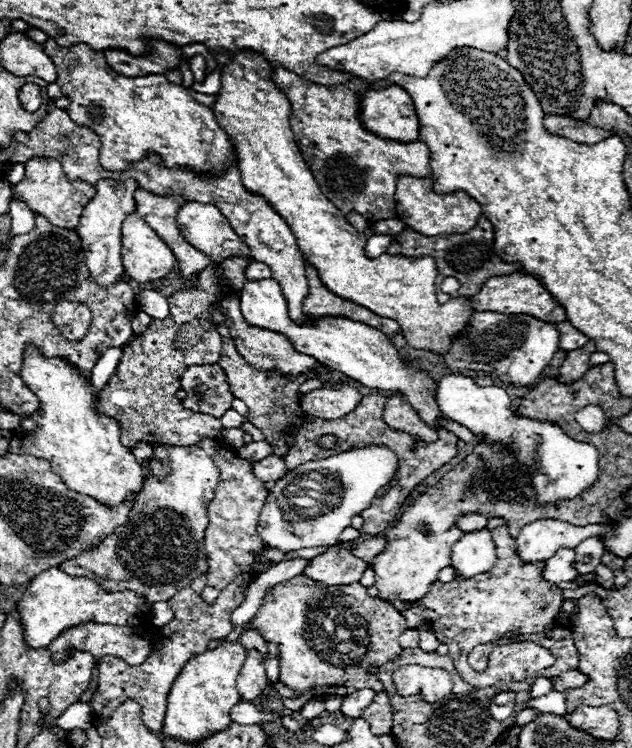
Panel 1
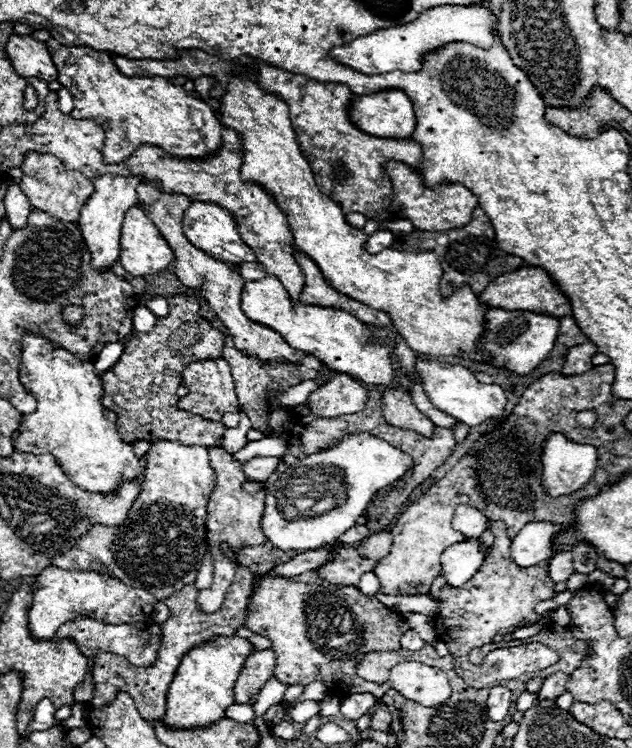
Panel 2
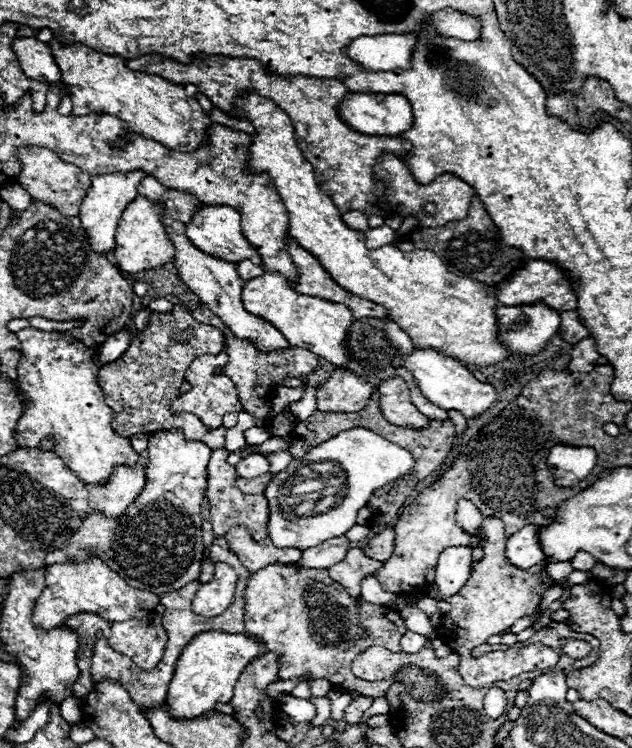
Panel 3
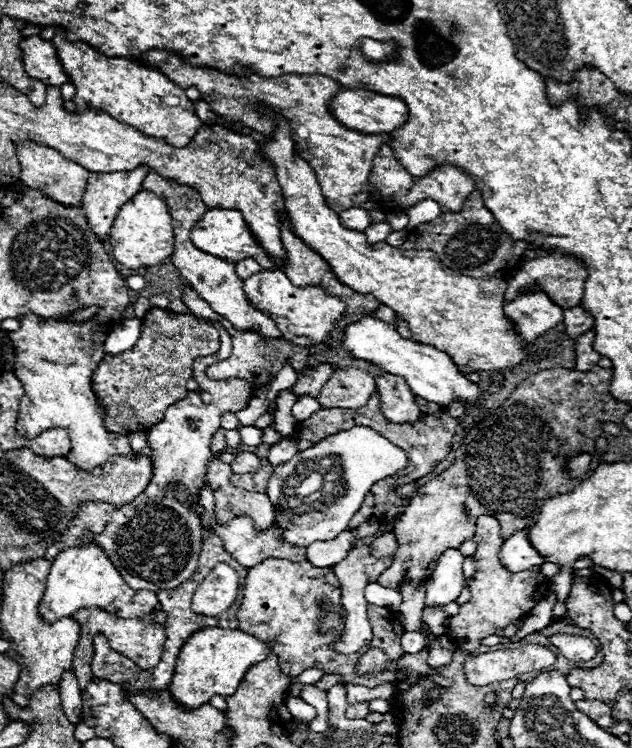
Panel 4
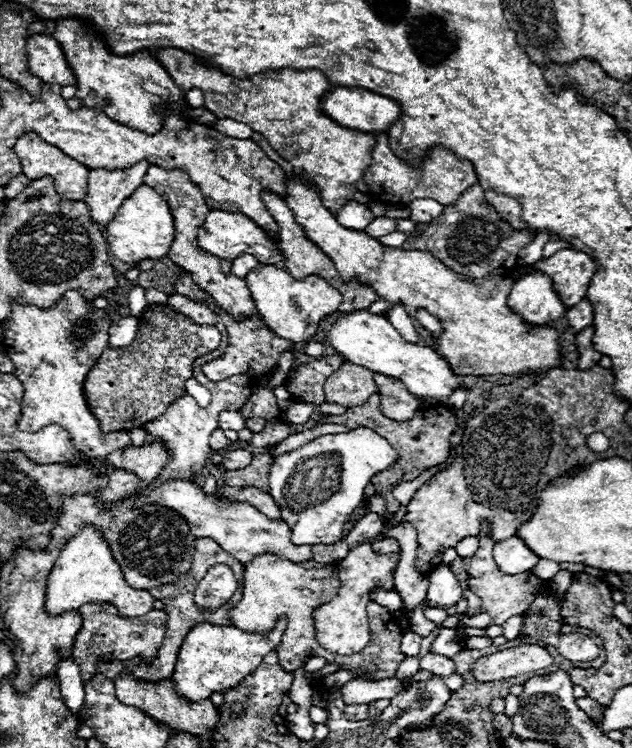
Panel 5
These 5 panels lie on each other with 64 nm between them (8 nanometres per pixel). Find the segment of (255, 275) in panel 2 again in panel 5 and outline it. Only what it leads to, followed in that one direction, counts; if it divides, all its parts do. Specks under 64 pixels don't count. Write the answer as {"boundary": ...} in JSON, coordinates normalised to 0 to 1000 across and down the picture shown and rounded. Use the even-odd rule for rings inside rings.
{"boundary":[[[377,342],[373,348],[367,348],[367,366],[386,372],[396,361],[402,361],[408,356],[411,356],[411,350],[402,342]]]}

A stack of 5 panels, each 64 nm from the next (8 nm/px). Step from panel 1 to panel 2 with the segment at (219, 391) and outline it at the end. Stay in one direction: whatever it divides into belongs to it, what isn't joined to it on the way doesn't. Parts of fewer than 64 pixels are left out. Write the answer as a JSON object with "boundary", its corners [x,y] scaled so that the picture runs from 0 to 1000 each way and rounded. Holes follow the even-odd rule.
{"boundary":[[[351,479],[345,481],[326,481],[326,484],[304,484],[297,492],[288,497],[288,516],[297,519],[301,527],[282,535],[282,545],[310,551],[329,561],[348,564],[358,551],[377,551],[377,532],[370,524],[370,511],[364,503],[364,489],[354,487]]]}

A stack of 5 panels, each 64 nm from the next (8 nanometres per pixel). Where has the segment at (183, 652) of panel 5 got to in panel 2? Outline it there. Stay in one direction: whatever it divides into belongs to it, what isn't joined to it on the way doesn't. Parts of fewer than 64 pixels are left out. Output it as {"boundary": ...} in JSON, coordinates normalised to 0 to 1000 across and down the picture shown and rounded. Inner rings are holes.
{"boundary":[[[345,850],[329,861],[297,872],[269,914],[263,960],[269,973],[320,973],[358,960],[358,947],[370,941],[370,912],[399,872],[399,861],[377,850]]]}

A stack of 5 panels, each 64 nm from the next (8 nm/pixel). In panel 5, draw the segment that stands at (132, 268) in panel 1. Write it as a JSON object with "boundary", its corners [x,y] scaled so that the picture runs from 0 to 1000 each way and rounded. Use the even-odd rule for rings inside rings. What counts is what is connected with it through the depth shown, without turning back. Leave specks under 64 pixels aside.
{"boundary":[[[225,246],[184,283],[177,297],[168,302],[168,324],[180,345],[199,353],[222,353],[225,348],[256,348],[272,329],[275,321],[275,291],[269,286],[266,273],[253,265],[250,257]]]}

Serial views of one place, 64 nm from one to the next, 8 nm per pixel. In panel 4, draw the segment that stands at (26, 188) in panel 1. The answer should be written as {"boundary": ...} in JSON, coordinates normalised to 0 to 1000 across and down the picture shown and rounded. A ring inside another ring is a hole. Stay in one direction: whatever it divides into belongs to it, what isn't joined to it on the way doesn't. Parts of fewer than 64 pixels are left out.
{"boundary":[[[35,190],[25,195],[25,206],[35,222],[32,246],[44,254],[66,254],[73,262],[82,262],[92,273],[108,273],[108,278],[123,278],[130,273],[130,262],[136,257],[139,243],[139,227],[127,219],[104,214],[98,206],[76,195],[63,195],[57,190]]]}

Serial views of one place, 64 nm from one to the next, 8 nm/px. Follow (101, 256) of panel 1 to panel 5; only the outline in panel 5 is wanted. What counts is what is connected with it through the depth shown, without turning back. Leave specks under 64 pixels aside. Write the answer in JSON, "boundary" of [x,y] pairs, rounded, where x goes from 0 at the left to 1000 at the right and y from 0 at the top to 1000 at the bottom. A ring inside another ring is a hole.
{"boundary":[[[225,214],[196,227],[142,227],[139,257],[133,270],[139,273],[139,286],[158,307],[180,291],[184,281],[209,262],[209,257],[225,249],[225,238],[234,227],[234,217]]]}

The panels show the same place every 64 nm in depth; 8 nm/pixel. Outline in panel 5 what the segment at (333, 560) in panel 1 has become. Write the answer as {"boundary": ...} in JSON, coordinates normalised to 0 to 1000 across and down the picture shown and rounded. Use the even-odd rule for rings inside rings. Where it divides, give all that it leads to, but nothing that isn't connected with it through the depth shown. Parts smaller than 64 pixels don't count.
{"boundary":[[[585,727],[560,730],[557,738],[551,738],[551,743],[535,751],[538,789],[535,789],[535,794],[532,794],[532,799],[528,799],[525,805],[519,805],[516,810],[509,810],[509,813],[503,813],[503,816],[497,818],[500,840],[503,840],[503,853],[506,853],[506,861],[509,861],[516,869],[522,869],[525,874],[563,874],[563,872],[570,872],[570,869],[582,861],[585,845],[579,811],[585,803],[585,786],[595,786],[595,783],[598,783],[598,786],[620,789],[623,781],[620,781],[617,765],[623,762],[627,751],[630,751],[630,741],[627,741],[627,738],[617,738],[617,741],[592,741]]]}

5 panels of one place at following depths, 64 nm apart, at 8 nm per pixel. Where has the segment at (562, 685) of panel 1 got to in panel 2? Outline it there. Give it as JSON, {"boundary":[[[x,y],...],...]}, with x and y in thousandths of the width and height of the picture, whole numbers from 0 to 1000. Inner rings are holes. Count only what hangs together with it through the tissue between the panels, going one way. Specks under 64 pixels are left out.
{"boundary":[[[880,898],[880,901],[867,904],[867,906],[864,906],[864,914],[861,914],[861,920],[858,920],[858,933],[873,936],[873,933],[880,933],[883,928],[889,928],[889,925],[896,922],[899,905],[899,901],[892,898]]]}

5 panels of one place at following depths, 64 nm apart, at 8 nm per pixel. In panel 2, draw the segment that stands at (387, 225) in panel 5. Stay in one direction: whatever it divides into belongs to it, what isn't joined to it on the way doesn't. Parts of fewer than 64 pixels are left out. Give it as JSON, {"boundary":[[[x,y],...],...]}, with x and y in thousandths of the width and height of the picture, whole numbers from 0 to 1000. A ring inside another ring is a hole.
{"boundary":[[[595,307],[592,313],[582,316],[579,334],[585,340],[595,340],[595,337],[604,337],[608,332],[614,332],[620,324],[623,324],[623,313],[620,310],[614,310],[614,307]]]}

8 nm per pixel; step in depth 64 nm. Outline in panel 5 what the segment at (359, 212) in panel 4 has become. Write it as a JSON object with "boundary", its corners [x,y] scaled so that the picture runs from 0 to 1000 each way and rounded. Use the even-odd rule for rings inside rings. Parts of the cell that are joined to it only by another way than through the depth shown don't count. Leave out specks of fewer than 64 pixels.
{"boundary":[[[551,270],[544,278],[535,281],[535,297],[544,305],[557,305],[557,307],[579,307],[579,302],[592,294],[592,286],[566,273],[566,270]]]}

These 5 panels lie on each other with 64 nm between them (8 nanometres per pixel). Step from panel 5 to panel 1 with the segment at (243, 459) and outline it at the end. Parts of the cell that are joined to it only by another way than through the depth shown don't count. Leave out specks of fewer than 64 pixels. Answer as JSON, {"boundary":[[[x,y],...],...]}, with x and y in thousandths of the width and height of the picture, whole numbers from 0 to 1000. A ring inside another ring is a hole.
{"boundary":[[[424,610],[418,615],[408,615],[399,620],[402,623],[402,634],[405,639],[411,636],[415,644],[440,644],[446,642],[453,634],[456,634],[456,626],[449,620],[446,612],[437,612],[437,610]]]}

